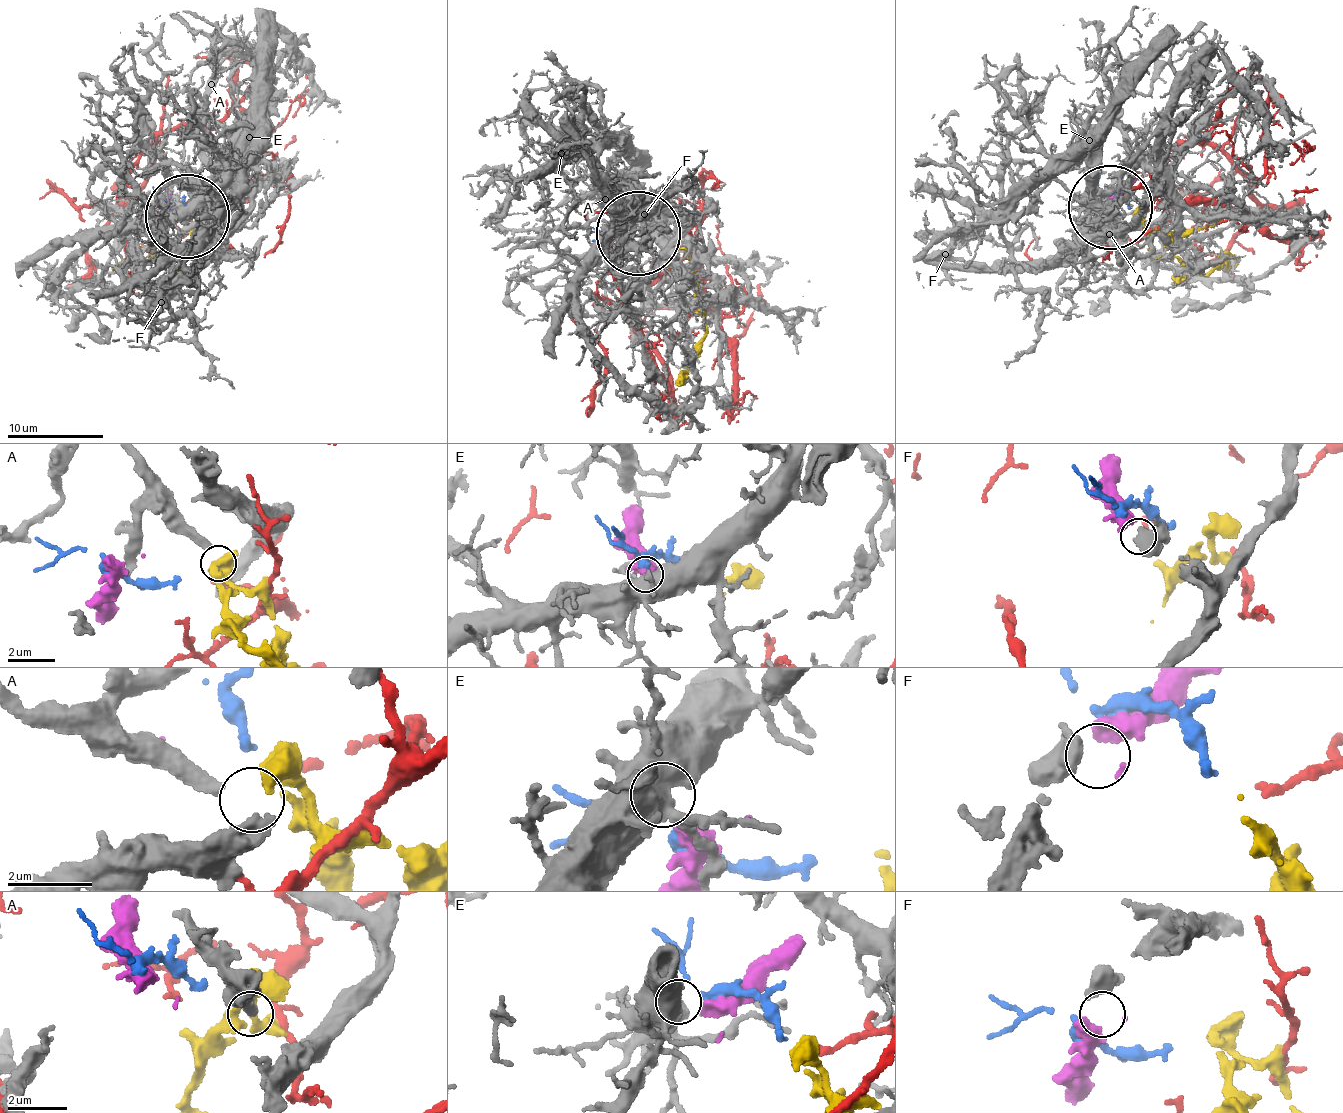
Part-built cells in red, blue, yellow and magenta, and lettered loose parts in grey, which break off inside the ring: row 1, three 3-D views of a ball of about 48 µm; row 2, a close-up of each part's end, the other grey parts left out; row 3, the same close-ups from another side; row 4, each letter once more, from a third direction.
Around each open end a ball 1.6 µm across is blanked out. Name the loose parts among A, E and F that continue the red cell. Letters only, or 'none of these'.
none of these

